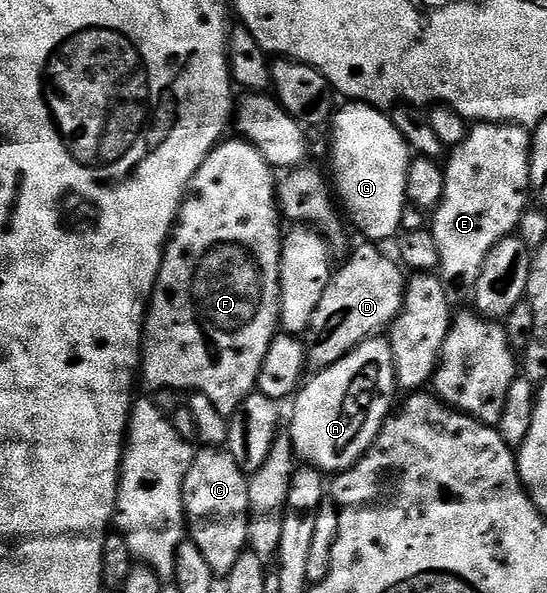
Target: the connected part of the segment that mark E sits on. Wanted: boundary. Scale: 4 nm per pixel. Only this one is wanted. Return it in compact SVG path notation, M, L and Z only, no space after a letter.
M477 123L472 126L463 143L452 146L444 162L445 182L443 199L431 213L431 228L435 235L435 247L439 251L437 269L450 306L461 307L477 290L479 275L483 275L483 263L487 255L504 237L514 236L517 224L531 205L531 133L524 125L504 123Z

